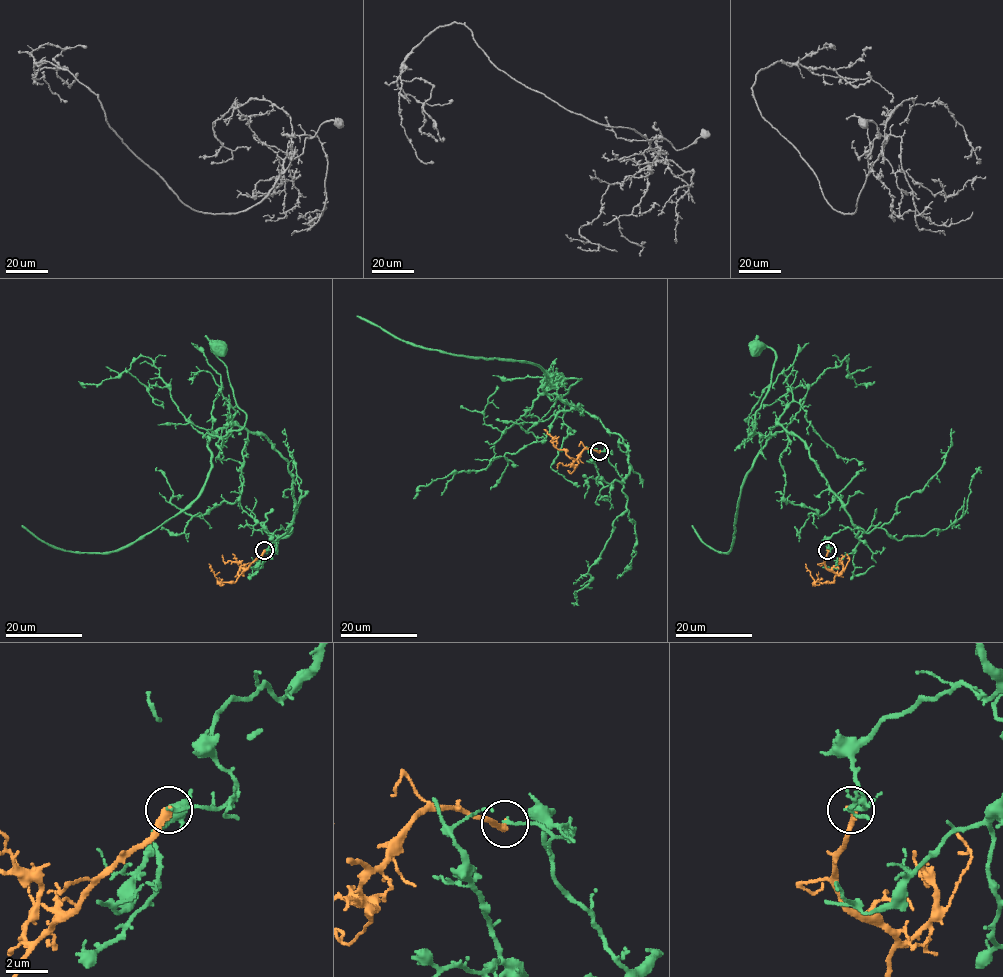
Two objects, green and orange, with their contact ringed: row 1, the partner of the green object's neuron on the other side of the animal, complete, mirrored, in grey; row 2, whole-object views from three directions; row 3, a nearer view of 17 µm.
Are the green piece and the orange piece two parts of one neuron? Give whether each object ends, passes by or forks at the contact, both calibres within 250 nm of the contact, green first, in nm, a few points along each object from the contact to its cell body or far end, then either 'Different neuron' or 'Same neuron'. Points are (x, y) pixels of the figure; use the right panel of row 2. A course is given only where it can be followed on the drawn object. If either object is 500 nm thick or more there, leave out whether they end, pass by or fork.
At the ring green ends. At the ring orange ends. Thickness 170 nm (green) against 340 nm. Course of green: (827, 550), (834, 534), (854, 528), (807, 445), (782, 425), (767, 437), (749, 436), (775, 355), (754, 347). Course of orange: (827, 550), (824, 564), (835, 574), (834, 581), (815, 581), (805, 563). Different neuron

